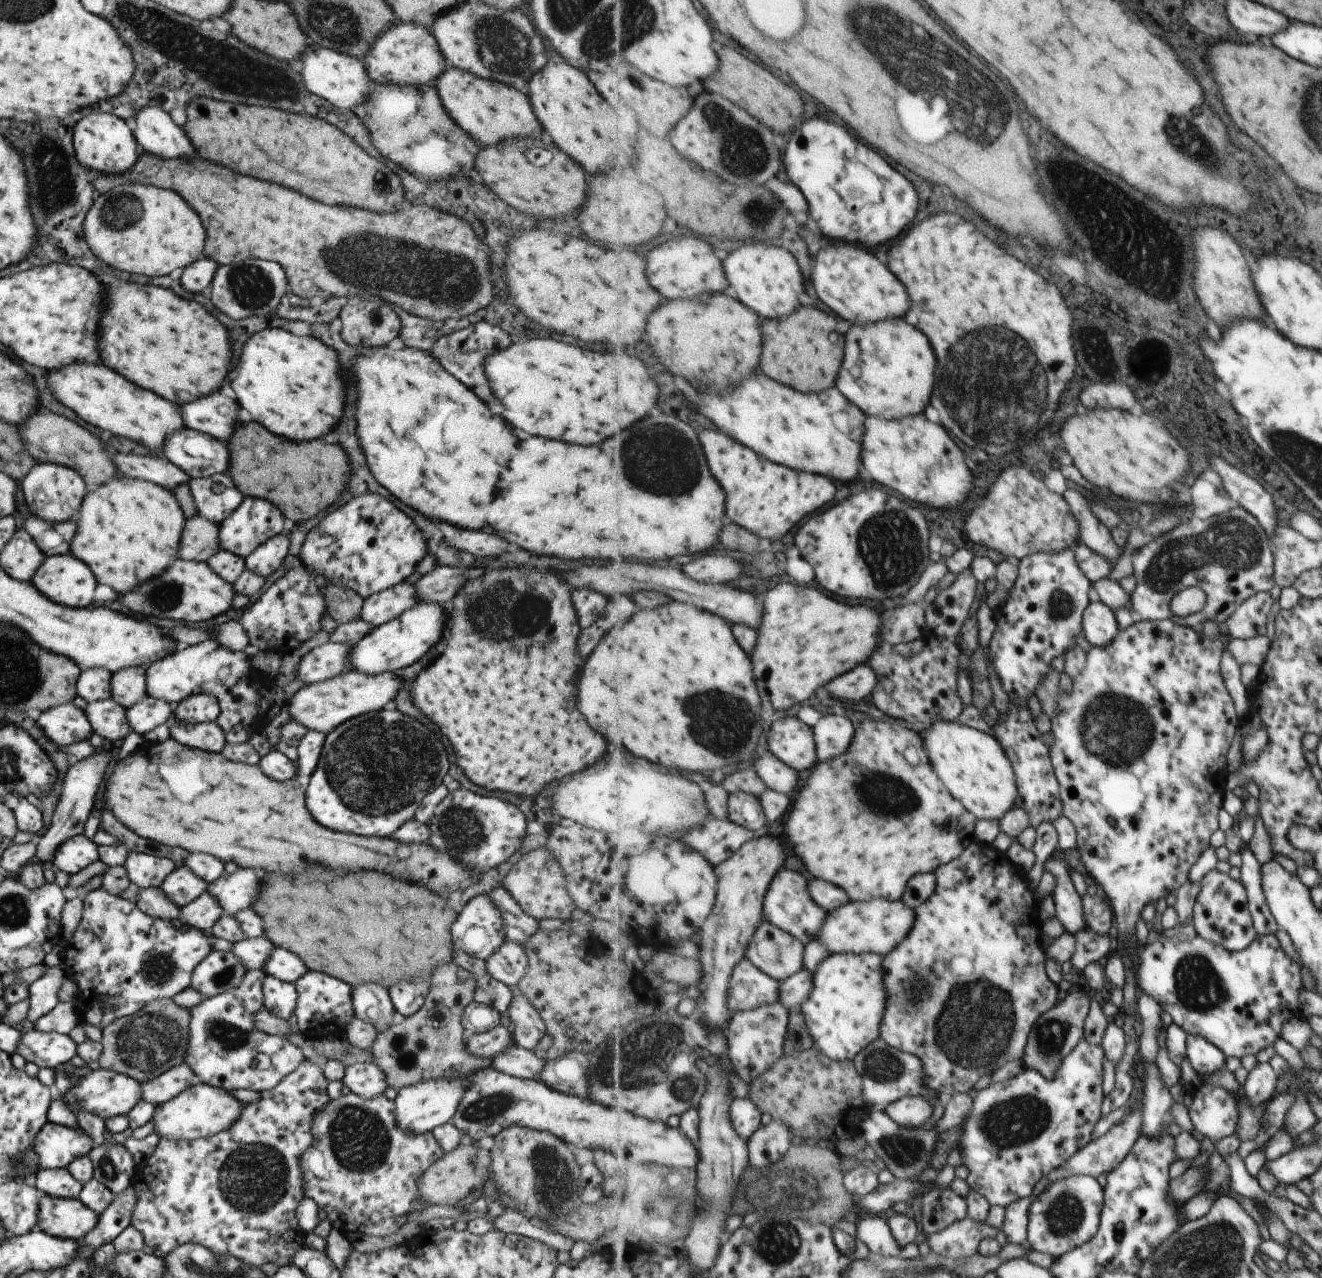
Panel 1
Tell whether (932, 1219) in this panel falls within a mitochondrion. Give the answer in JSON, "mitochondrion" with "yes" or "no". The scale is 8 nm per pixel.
{"mitochondrion":"no"}

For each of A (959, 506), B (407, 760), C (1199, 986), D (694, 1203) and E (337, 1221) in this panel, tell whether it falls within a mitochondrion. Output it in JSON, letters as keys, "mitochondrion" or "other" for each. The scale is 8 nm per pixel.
{"A":"other","B":"mitochondrion","C":"mitochondrion","D":"mitochondrion","E":"other"}

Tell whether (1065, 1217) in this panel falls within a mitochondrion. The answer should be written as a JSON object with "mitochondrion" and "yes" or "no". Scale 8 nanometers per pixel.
{"mitochondrion":"yes"}

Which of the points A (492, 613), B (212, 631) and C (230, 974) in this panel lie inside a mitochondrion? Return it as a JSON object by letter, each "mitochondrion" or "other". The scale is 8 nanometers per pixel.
{"A":"mitochondrion","B":"other","C":"mitochondrion"}

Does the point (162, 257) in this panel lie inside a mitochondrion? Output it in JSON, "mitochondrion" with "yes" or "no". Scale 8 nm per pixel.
{"mitochondrion":"no"}

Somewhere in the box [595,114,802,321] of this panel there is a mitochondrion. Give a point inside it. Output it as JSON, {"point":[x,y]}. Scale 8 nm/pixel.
{"point":[762,211]}

